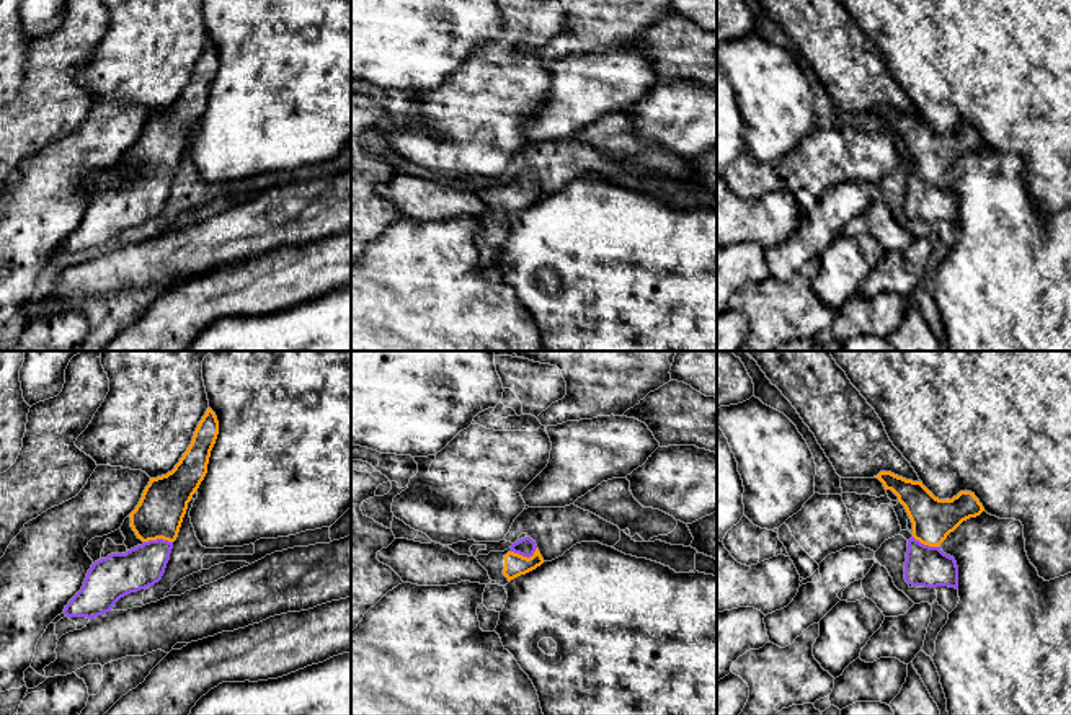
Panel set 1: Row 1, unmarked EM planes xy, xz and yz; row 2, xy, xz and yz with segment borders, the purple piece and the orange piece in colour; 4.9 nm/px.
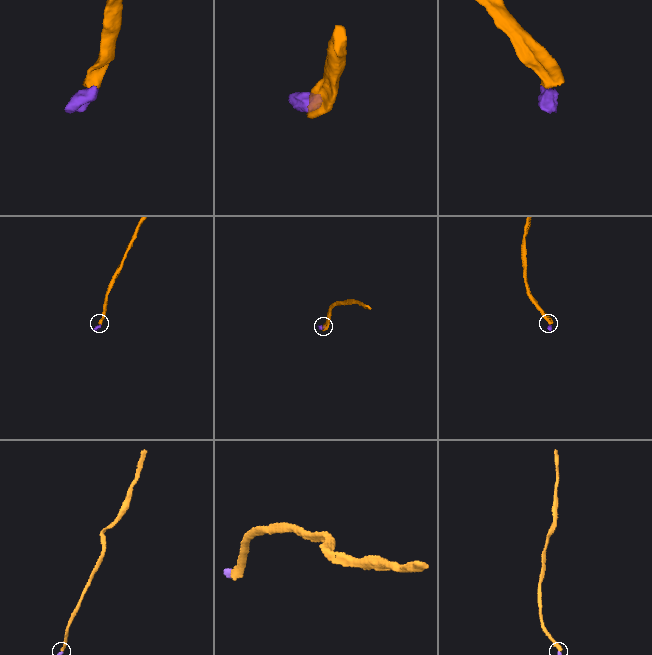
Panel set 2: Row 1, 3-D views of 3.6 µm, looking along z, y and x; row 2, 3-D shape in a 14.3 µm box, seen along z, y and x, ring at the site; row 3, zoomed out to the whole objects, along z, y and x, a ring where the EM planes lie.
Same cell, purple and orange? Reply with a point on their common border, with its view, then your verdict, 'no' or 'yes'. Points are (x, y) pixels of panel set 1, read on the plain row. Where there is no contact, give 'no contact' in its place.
xy (157, 173) | yes

